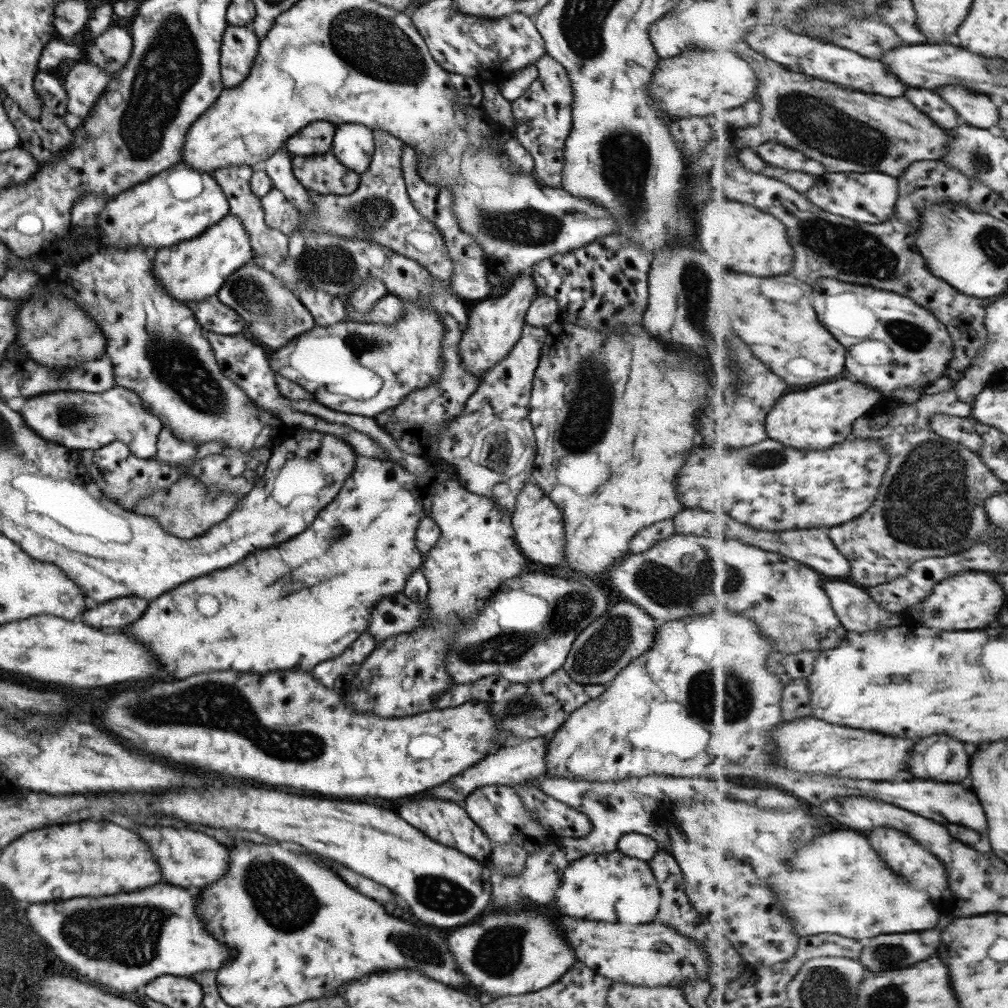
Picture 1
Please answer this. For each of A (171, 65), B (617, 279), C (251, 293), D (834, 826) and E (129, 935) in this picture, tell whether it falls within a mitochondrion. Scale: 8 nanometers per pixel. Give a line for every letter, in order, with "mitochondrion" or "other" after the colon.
A: mitochondrion
B: other
C: mitochondrion
D: other
E: mitochondrion

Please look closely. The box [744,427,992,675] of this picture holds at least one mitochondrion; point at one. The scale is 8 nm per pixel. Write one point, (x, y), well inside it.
(931, 481)

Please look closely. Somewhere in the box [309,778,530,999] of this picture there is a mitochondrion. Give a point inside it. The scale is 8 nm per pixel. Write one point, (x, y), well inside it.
(499, 951)

